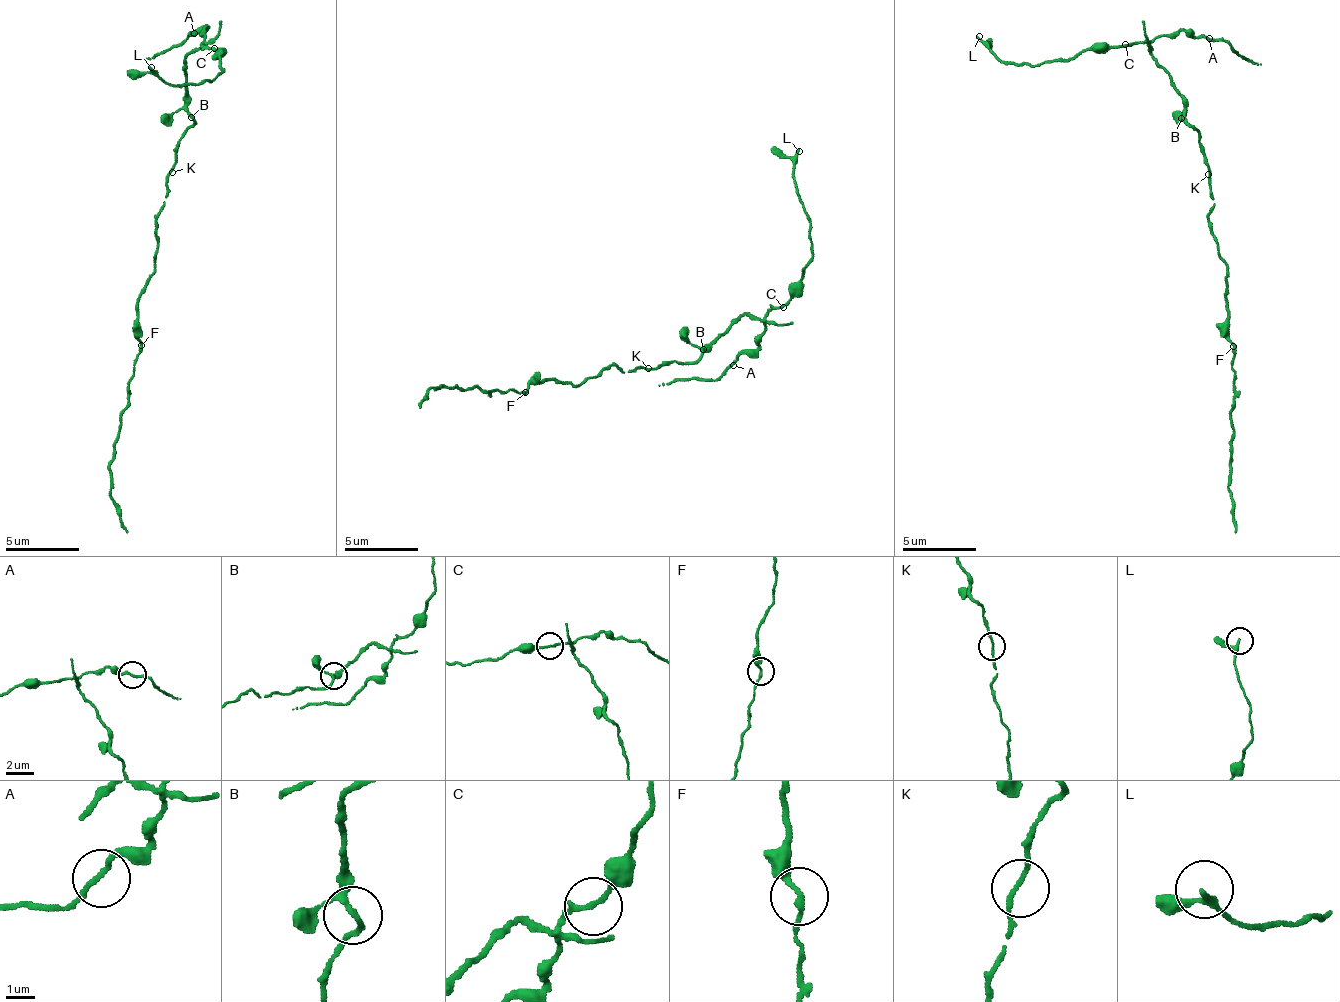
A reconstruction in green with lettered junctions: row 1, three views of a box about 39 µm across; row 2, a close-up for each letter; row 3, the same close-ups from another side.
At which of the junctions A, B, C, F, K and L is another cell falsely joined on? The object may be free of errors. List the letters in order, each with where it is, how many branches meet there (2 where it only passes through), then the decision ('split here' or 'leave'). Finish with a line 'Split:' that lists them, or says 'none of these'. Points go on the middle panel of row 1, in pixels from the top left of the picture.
A: (733, 365) | 2 | leave
B: (703, 349) | 3 | leave
C: (783, 307) | 2 | leave
F: (525, 392) | 2 | leave
K: (648, 368) | 2 | leave
L: (799, 151) | 2 | leave
Split: none of these

